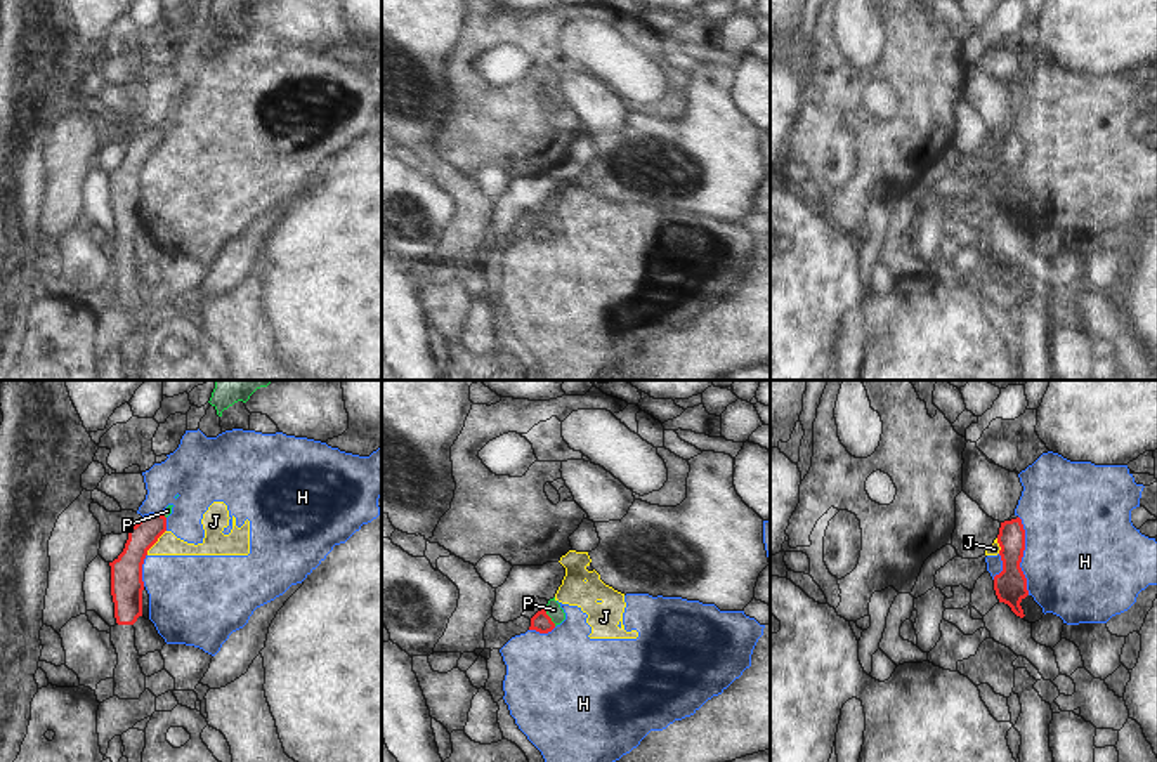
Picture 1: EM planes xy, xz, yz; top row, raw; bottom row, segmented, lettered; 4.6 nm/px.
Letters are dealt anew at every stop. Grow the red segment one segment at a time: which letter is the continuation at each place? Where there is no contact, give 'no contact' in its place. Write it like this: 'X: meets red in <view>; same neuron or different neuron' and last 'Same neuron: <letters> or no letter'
H: meets red in yz; different neuron
J: meets red in xy; different neuron
P: meets red in xz; same neuron
Same neuron: P

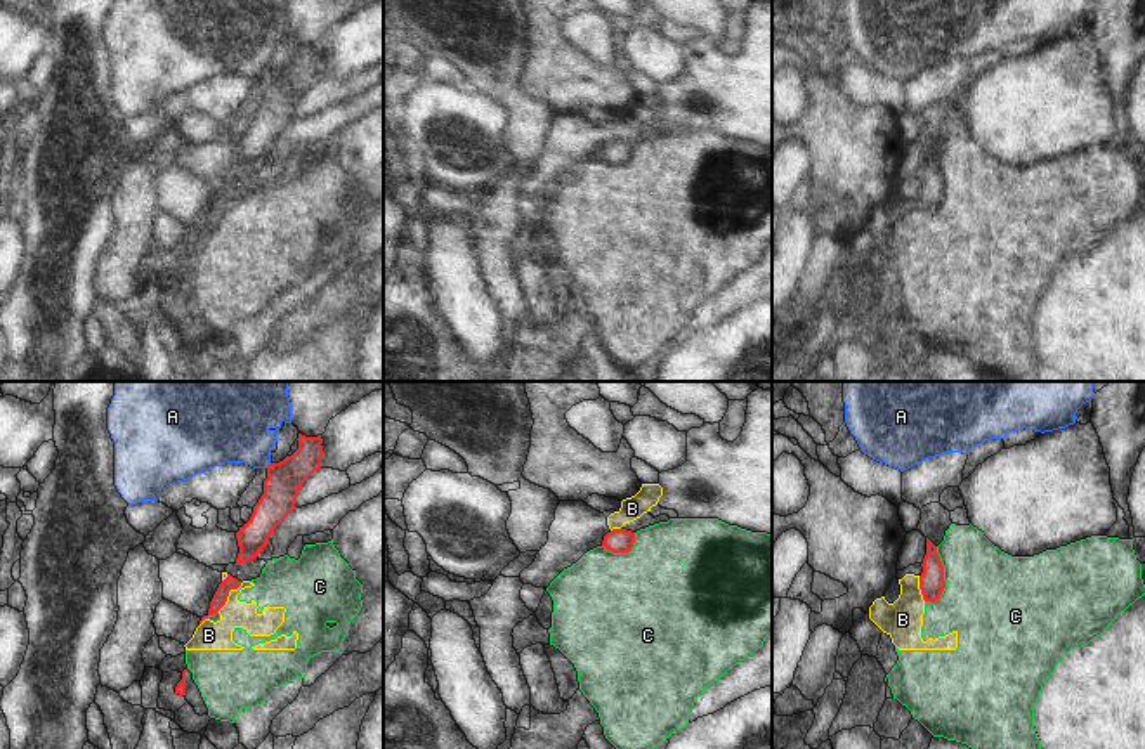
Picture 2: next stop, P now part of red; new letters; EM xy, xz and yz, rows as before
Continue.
A: meets red in xy; different neuron
B: meets red in xy; different neuron
C: meets red in yz; different neuron
Same neuron: no letter

